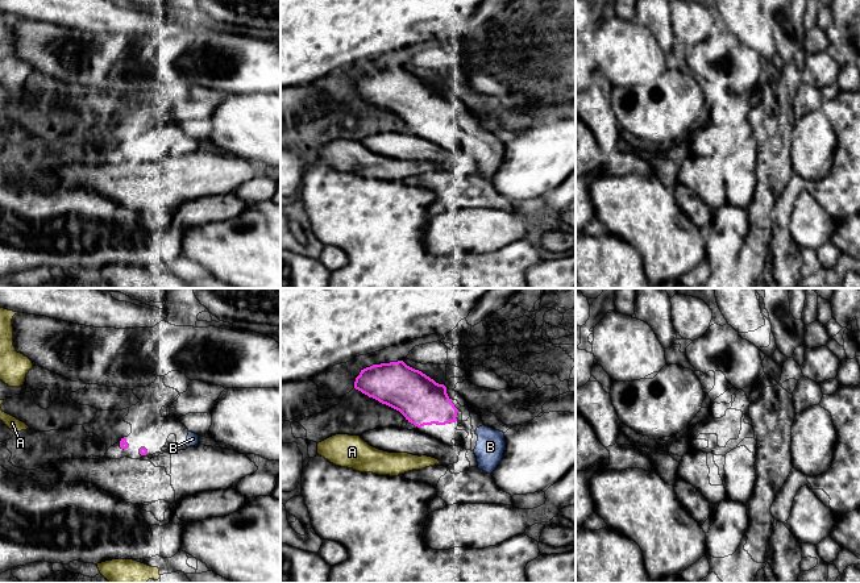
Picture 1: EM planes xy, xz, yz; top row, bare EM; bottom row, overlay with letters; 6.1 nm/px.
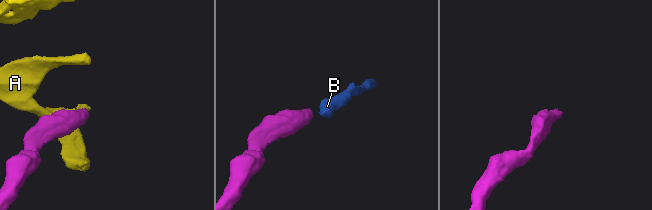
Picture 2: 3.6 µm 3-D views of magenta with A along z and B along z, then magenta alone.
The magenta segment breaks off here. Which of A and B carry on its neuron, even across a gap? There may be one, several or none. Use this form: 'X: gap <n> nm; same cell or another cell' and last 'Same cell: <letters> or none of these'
A: gap 170 nm; another cell
B: gap 140 nm; same cell
Same cell: B

